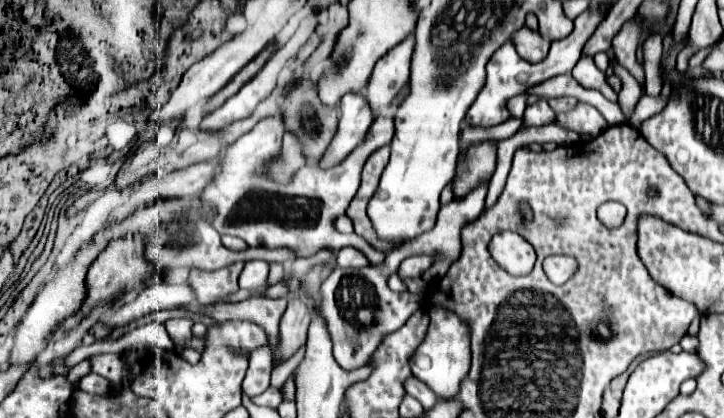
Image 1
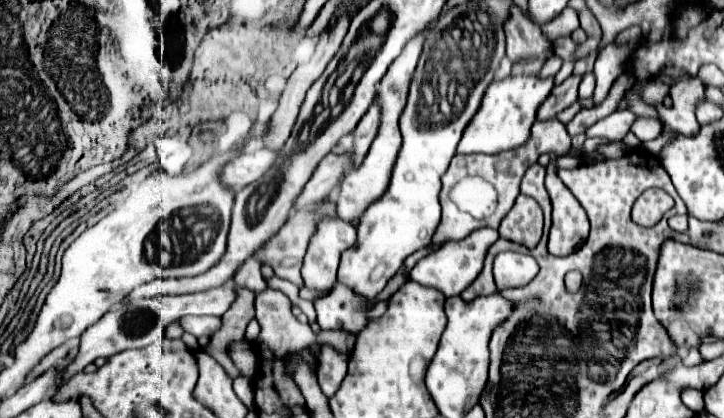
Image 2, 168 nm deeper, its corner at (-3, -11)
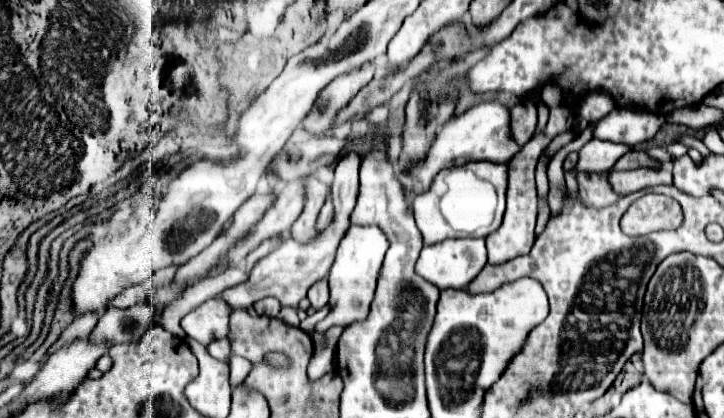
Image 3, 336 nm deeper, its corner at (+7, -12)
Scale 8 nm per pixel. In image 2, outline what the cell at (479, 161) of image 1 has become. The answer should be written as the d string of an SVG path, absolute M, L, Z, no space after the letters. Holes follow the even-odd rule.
M536 121L532 127L530 143L526 143L526 147L520 147L518 151L506 151L506 155L494 155L494 157L492 155L456 155L450 161L450 167L442 177L442 191L440 191L442 221L440 221L440 225L432 237L432 243L426 249L412 253L404 261L404 271L398 271L388 281L384 291L372 299L372 303L376 305L380 301L388 301L410 279L412 267L422 257L432 253L434 247L438 247L446 241L460 241L460 239L468 237L472 231L482 229L482 227L498 229L500 221L512 209L512 205L520 193L520 181L522 181L522 175L526 173L526 169L530 165L534 165L542 153L556 153L556 149L558 149L556 157L562 157L562 155L570 153L570 147L572 147L570 137L566 133L566 127L560 121L544 121L544 123Z

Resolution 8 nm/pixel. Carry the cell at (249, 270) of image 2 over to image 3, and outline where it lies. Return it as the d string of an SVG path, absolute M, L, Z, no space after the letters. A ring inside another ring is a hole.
M266 296L264 300L258 300L254 304L254 310L260 314L260 316L276 316L280 312L280 302L272 296Z

